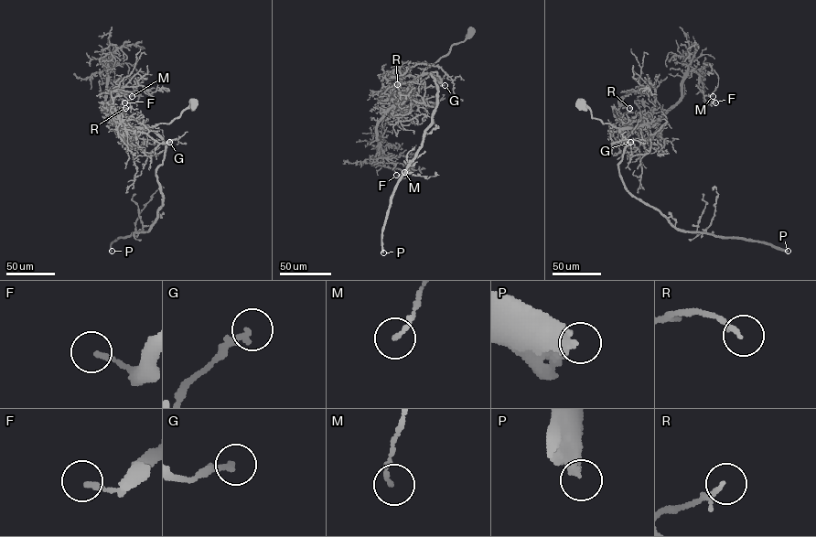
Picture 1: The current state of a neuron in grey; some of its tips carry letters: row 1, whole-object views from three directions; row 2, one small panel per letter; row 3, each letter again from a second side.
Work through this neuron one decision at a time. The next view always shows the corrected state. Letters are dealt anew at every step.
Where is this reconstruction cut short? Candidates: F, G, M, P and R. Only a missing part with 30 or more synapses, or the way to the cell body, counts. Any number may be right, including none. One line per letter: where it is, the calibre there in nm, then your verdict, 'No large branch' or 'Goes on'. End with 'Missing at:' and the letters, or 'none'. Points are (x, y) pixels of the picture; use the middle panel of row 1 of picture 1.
F: Place: (396, 175). Thickness 180 nm. No large branch
G: Place: (445, 85). Thickness 200 nm. No large branch
M: Place: (404, 172). Thickness 140 nm. No large branch
P: Place: (383, 252). Thickness 400 nm. Goes on
R: Place: (397, 84). Thickness 150 nm. No large branch
Missing at: P

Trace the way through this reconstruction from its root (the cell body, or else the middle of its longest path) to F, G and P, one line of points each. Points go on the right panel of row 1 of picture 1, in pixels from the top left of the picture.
F: (579, 102), (603, 123), (641, 127), (655, 122), (678, 101), (683, 78), (695, 71), (699, 87), (715, 102)
G: (579, 102), (603, 123), (643, 128), (649, 137), (644, 144), (647, 153), (633, 155), (630, 142)
P: (579, 102), (593, 117), (619, 128), (628, 143), (618, 165), (623, 184), (673, 226), (757, 241), (788, 251)

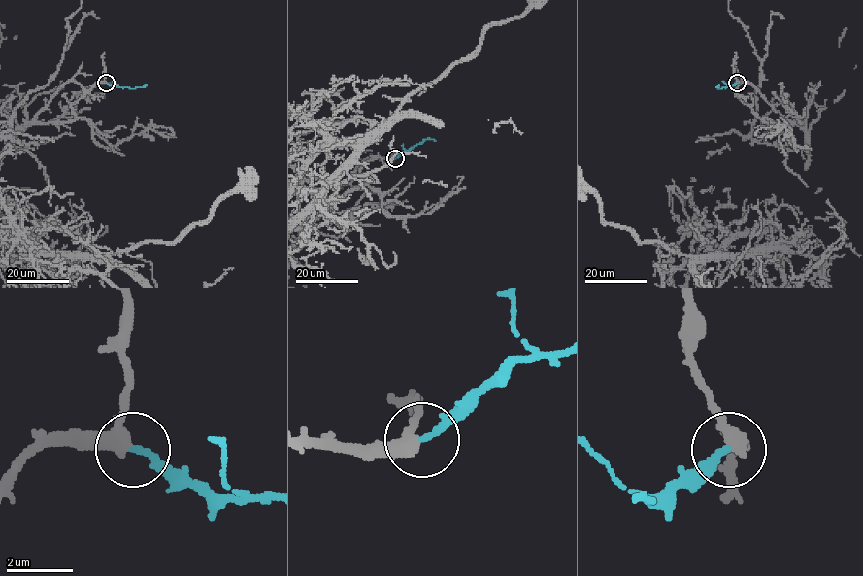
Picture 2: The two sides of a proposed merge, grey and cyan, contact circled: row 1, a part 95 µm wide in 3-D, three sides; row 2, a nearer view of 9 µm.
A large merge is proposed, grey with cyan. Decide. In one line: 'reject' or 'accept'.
accept

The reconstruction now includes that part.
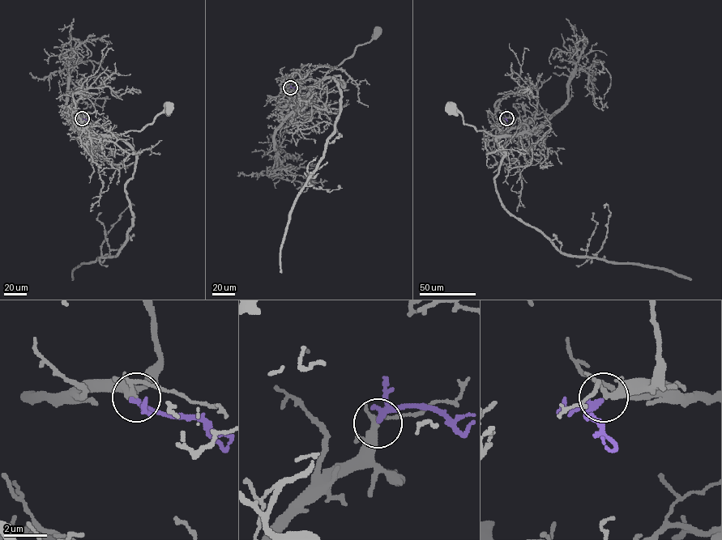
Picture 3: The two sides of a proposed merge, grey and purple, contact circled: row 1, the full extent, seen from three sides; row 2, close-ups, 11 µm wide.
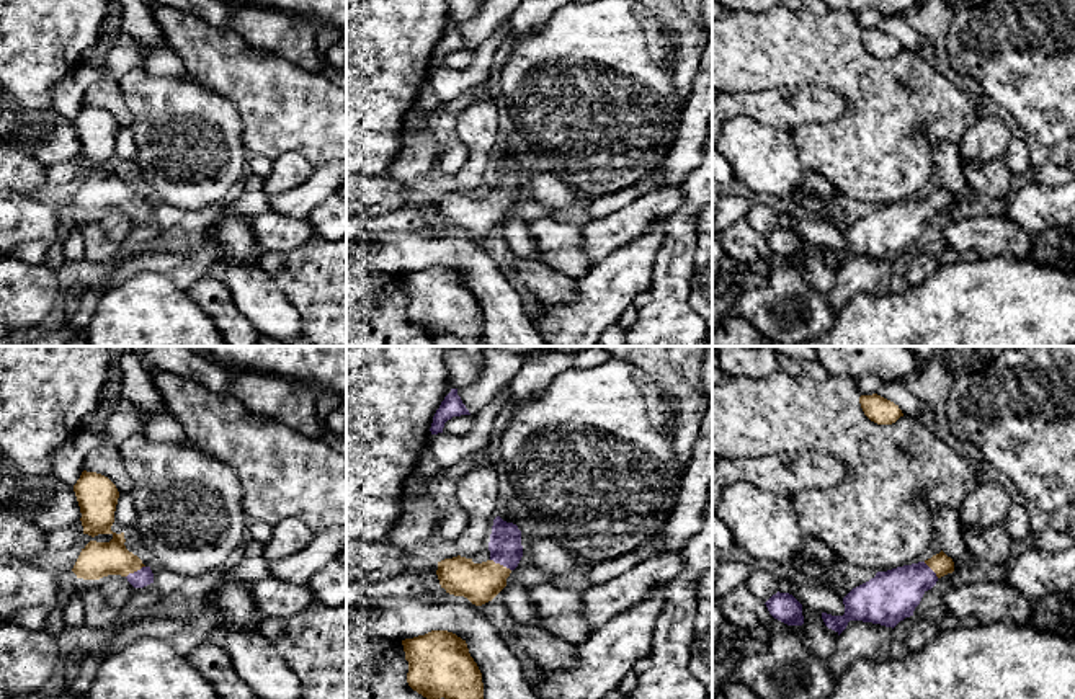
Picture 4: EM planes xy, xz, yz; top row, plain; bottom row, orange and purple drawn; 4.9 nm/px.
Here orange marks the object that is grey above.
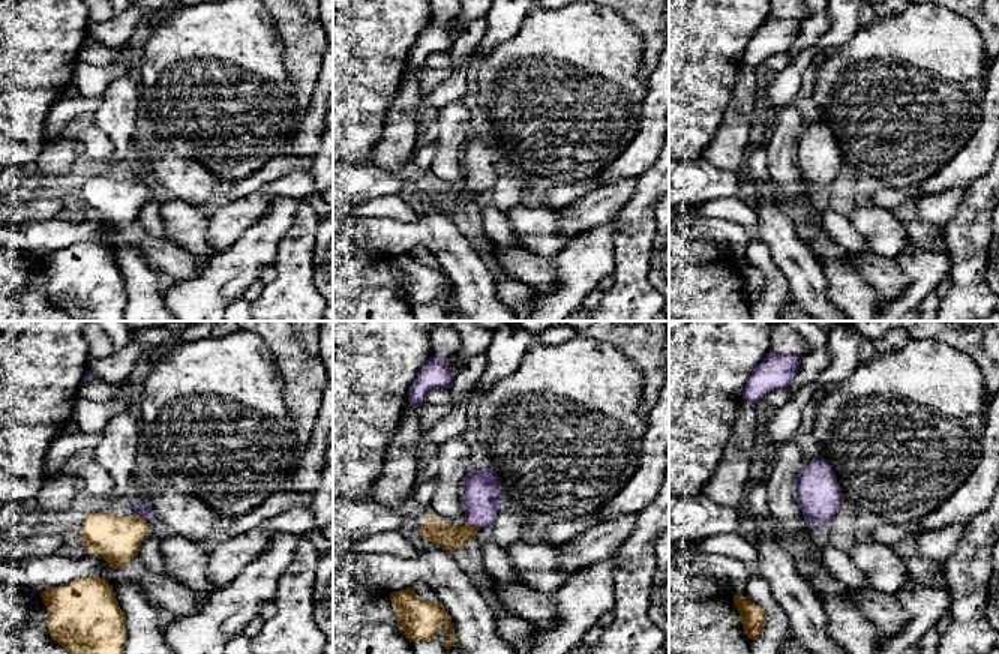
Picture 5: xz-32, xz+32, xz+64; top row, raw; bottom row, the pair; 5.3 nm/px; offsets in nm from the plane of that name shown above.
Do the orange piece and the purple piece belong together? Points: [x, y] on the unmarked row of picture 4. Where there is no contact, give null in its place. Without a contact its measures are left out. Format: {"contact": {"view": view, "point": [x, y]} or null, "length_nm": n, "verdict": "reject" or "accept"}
{"contact": {"view": "xz", "point": [499, 198]}, "length_nm": 120, "verdict": "accept"}

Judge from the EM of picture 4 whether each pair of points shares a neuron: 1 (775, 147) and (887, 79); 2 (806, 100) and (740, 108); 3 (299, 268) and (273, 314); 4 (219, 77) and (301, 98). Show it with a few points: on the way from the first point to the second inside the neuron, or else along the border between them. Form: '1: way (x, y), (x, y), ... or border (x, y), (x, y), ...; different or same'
1: border (789, 133), (799, 164), (806, 170); different
2: way (789, 106), (757, 106); same
3: border (258, 265), (298, 312), (301, 329); different
4: way (239, 77), (250, 79), (276, 98), (281, 98); same

